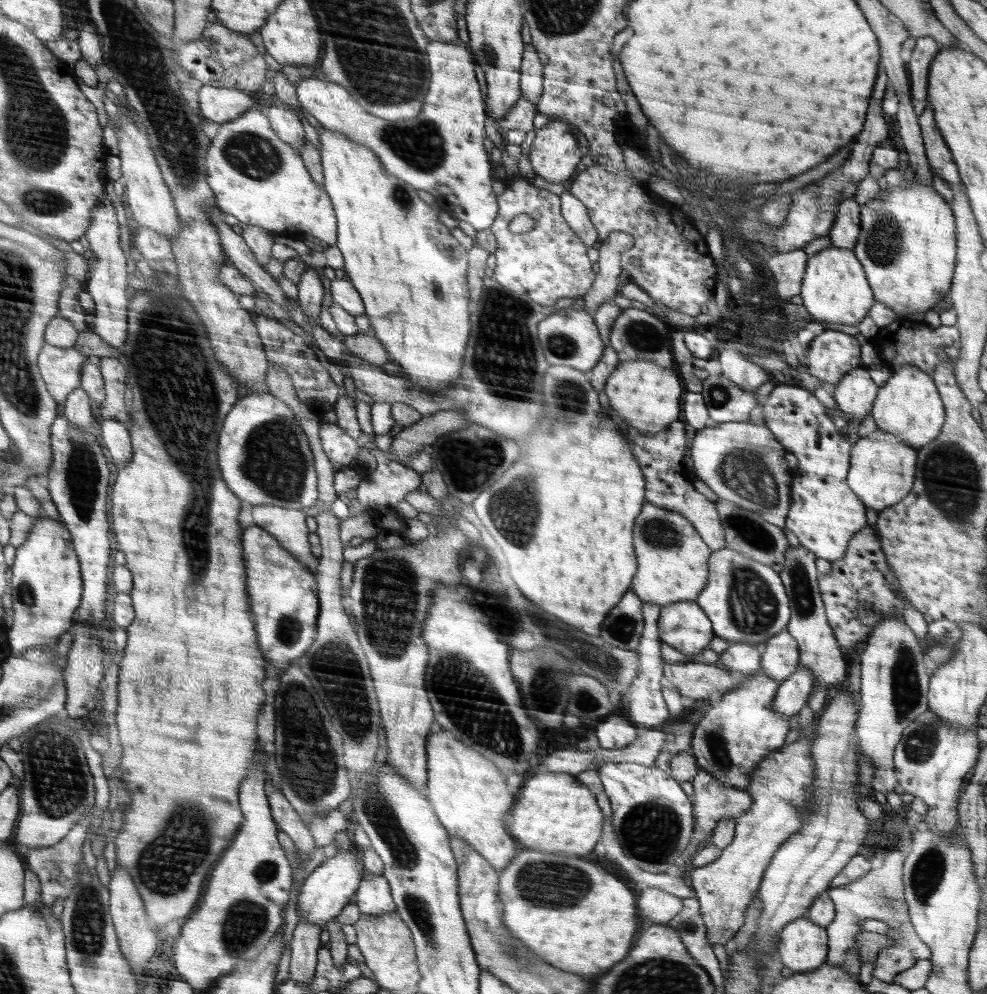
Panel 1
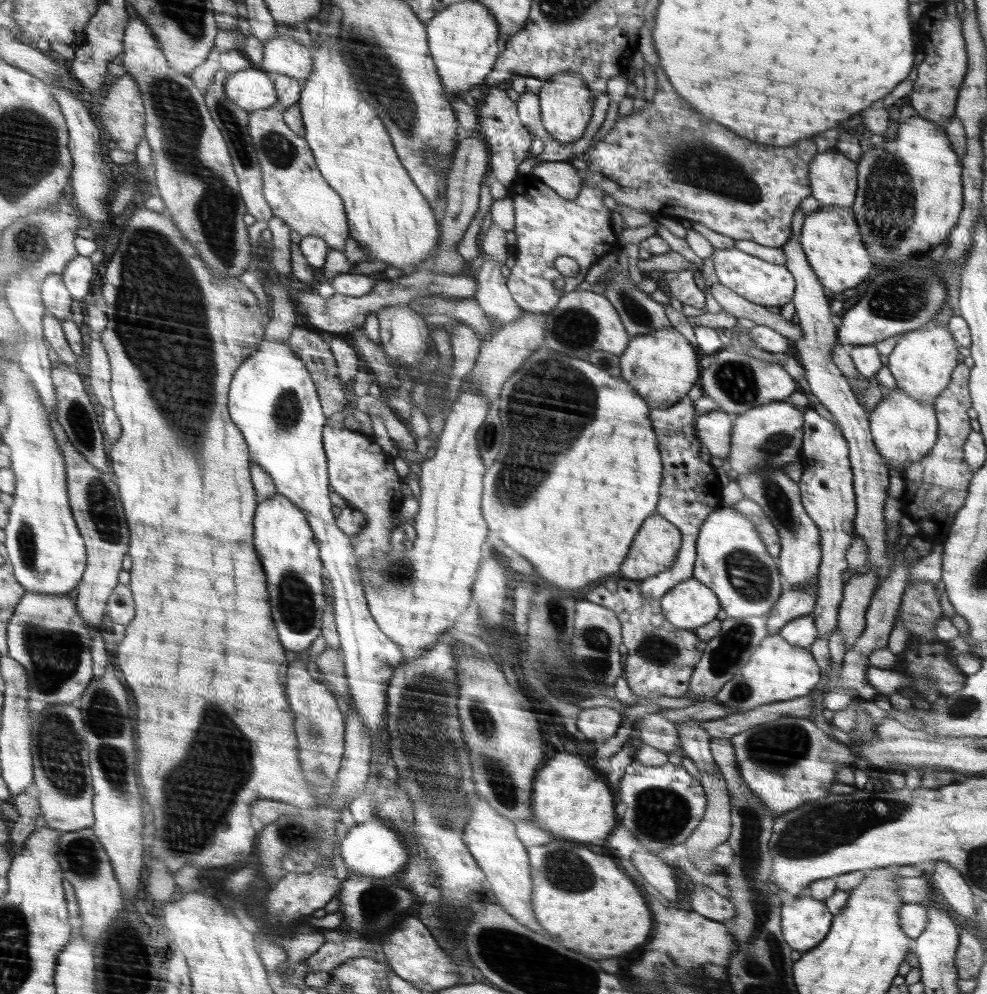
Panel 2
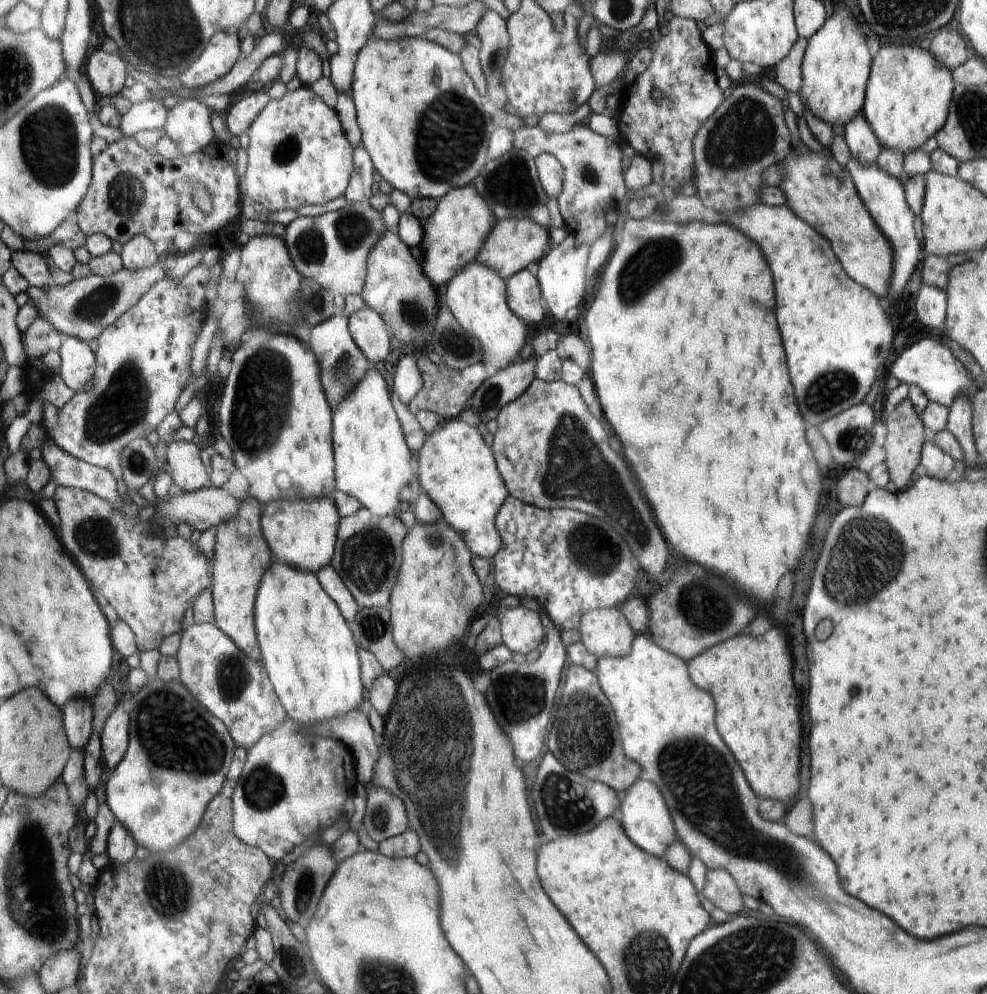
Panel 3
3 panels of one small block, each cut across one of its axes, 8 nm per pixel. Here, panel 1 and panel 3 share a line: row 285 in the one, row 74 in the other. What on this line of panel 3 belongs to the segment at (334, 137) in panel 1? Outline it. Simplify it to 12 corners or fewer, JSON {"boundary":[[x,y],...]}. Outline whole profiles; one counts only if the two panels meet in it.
{"boundary":[[372,35],[350,96],[393,189],[470,184],[494,132],[462,60]]}

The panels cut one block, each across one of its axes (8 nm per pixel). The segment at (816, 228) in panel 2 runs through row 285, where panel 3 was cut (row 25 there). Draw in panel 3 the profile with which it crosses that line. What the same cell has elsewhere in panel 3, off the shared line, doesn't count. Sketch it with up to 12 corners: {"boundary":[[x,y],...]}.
{"boundary":[[843,3],[807,39],[798,94],[817,118],[862,113],[870,50]]}

